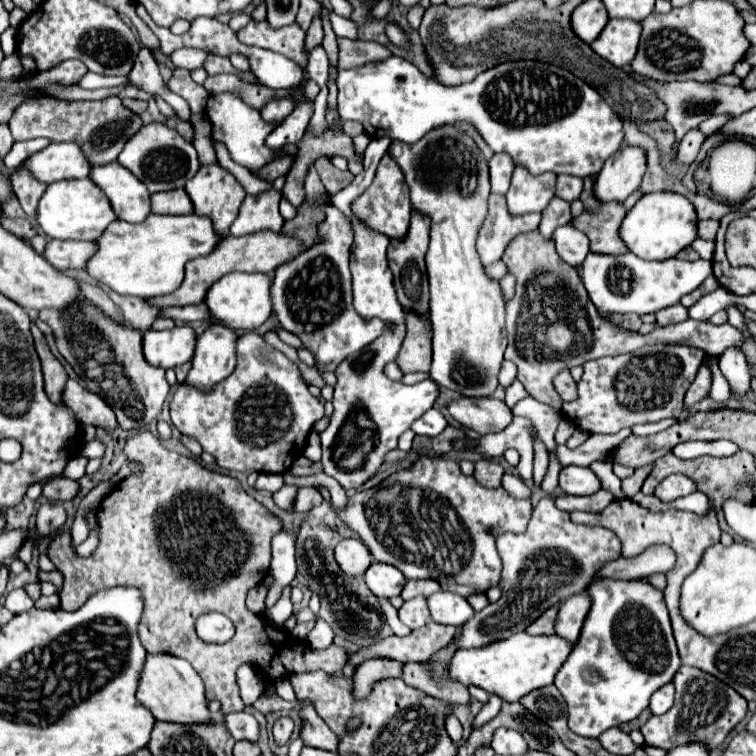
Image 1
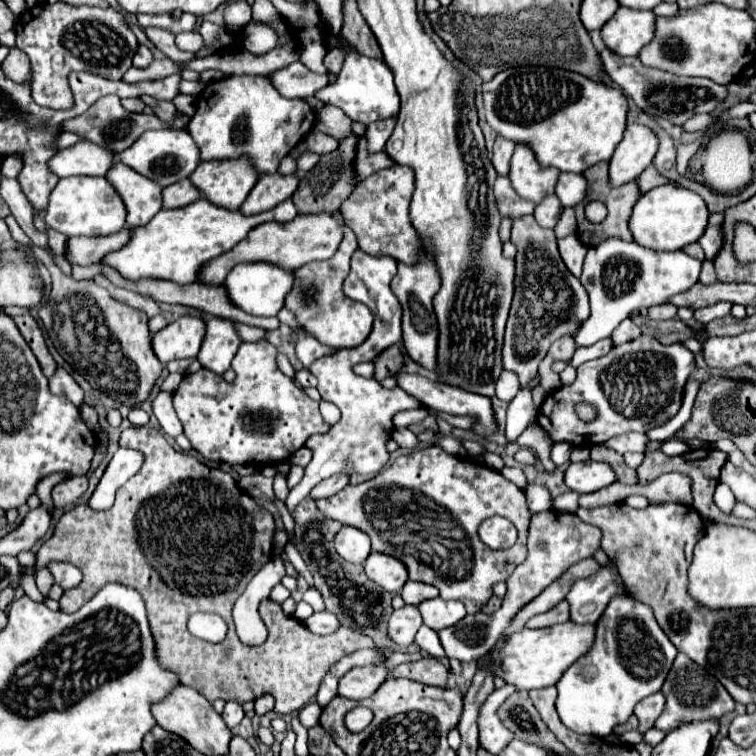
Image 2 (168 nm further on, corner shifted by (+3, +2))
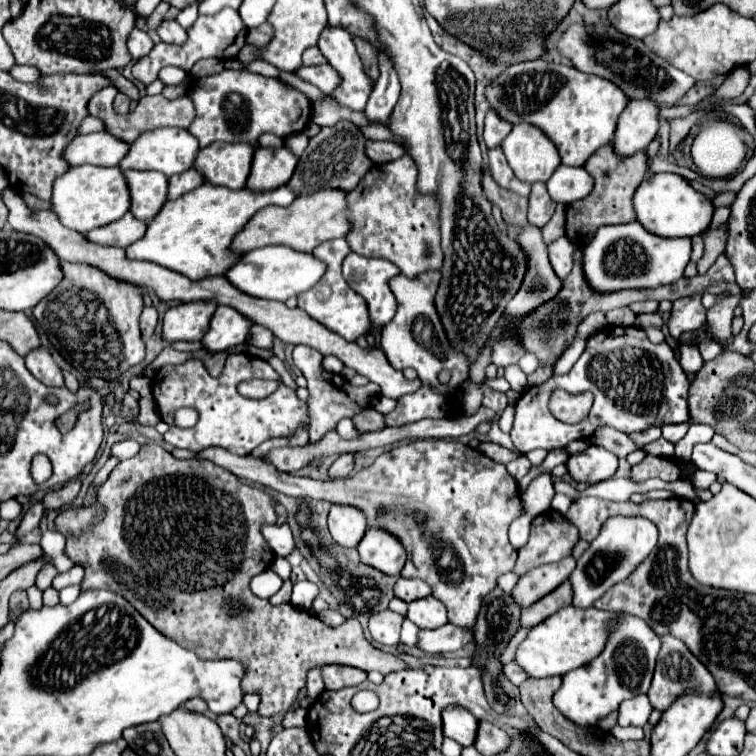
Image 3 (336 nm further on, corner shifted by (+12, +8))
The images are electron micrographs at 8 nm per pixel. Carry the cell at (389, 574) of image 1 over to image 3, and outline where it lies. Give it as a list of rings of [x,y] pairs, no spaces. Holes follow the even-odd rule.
[[[368,528],[358,544],[360,560],[384,574],[400,574],[406,562],[402,542],[384,528]]]

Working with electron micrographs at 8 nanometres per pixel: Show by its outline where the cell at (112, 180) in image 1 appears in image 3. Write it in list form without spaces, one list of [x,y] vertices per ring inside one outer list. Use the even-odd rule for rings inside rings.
[[[126,170],[124,176],[128,178],[130,194],[132,194],[132,208],[130,212],[150,222],[168,198],[168,176],[162,172],[136,172]]]

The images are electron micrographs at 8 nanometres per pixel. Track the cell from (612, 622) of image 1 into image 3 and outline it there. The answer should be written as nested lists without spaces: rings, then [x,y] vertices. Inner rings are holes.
[[[620,612],[620,620],[616,622],[604,652],[590,664],[562,676],[562,686],[554,694],[554,706],[572,722],[578,722],[580,726],[594,726],[600,718],[618,710],[620,702],[648,692],[658,650],[660,638],[654,630],[640,618]]]

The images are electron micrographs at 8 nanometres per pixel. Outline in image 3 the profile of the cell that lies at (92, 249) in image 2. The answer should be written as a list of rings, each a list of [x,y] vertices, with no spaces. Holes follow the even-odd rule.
[[[132,212],[124,214],[124,218],[108,224],[108,226],[100,226],[100,230],[92,230],[88,232],[88,238],[92,238],[92,242],[104,242],[104,246],[124,246],[128,248],[130,244],[134,244],[136,240],[140,240],[146,234],[146,222],[134,218]]]

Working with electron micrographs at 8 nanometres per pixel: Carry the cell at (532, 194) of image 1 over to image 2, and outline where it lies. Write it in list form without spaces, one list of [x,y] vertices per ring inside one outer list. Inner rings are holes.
[[[523,144],[515,146],[509,180],[519,198],[539,204],[545,196],[553,194],[557,176],[557,168],[541,168],[537,164],[531,148],[523,148]]]

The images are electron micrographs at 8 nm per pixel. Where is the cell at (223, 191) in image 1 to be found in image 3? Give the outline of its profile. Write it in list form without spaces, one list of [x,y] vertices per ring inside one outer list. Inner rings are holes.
[[[214,142],[198,152],[194,168],[204,174],[204,180],[216,186],[228,186],[240,190],[246,186],[252,166],[254,146],[252,144],[224,144]]]

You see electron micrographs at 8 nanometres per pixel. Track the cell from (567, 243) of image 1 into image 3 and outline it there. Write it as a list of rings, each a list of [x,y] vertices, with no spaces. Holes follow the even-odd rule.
[[[566,236],[554,240],[550,246],[548,246],[548,252],[550,252],[550,264],[552,264],[552,270],[556,272],[556,276],[560,280],[564,280],[568,276],[568,270],[572,270],[572,254],[574,254],[574,244],[568,242]]]

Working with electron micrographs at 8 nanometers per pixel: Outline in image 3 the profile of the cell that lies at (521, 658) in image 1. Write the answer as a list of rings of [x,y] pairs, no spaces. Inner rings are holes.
[[[594,606],[560,608],[556,614],[548,616],[544,622],[540,622],[530,630],[528,638],[516,650],[516,662],[532,678],[544,678],[544,676],[556,676],[556,674],[564,676],[566,672],[592,662],[604,650],[608,634],[616,624],[616,618],[618,618],[618,612],[604,612],[604,610],[596,610]]]

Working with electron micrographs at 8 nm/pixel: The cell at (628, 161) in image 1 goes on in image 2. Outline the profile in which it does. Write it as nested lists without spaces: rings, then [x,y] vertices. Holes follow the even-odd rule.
[[[629,124],[613,158],[609,160],[609,184],[619,188],[635,182],[657,152],[657,136],[639,124]]]

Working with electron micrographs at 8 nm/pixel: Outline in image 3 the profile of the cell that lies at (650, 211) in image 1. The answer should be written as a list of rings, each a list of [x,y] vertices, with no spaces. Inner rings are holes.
[[[650,174],[634,194],[634,210],[638,222],[652,234],[666,238],[676,236],[698,236],[702,234],[714,214],[714,204],[704,194],[692,188],[692,184],[678,174]]]

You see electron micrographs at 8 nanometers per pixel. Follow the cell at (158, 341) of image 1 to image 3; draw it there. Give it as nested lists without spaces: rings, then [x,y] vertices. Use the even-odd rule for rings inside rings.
[[[200,300],[200,302],[186,302],[172,306],[164,316],[164,326],[162,326],[164,338],[168,342],[202,340],[204,334],[208,332],[210,318],[216,308],[218,304],[214,300],[206,302]]]

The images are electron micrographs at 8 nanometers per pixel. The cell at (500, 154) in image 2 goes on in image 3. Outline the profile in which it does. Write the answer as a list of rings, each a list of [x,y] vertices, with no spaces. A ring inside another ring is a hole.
[[[488,110],[486,114],[486,120],[484,120],[484,142],[488,148],[492,146],[500,146],[502,140],[508,136],[508,132],[512,130],[512,124],[510,122],[504,122],[496,110]]]

